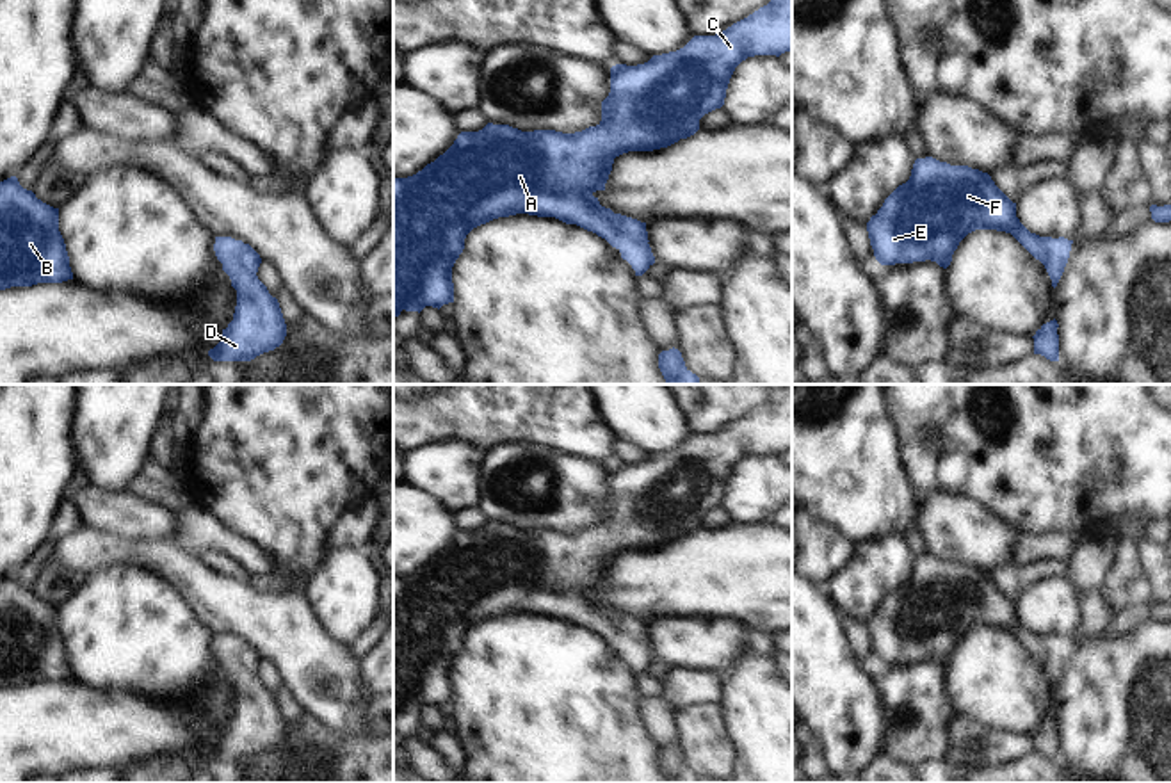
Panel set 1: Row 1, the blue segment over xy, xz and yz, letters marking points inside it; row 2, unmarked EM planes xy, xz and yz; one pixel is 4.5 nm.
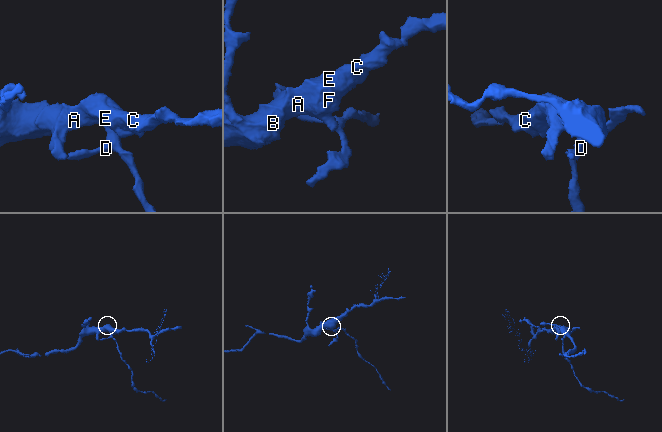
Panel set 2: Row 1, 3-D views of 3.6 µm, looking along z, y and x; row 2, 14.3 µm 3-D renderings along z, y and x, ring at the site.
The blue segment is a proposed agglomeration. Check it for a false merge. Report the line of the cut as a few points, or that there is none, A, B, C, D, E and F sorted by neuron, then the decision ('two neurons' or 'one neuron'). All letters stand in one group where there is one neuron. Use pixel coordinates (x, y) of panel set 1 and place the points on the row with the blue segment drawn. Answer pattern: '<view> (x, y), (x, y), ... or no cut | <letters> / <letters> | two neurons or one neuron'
no cut | A B C D E F | one neuron

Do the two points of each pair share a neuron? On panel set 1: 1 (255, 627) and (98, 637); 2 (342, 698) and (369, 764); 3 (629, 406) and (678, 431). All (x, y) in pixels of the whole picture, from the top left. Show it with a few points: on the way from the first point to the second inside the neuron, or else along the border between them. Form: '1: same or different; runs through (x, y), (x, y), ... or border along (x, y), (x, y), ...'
1: different; border along (185, 597), (193, 613), (216, 634)
2: different; border along (319, 719), (340, 734), (369, 735)
3: same; runs through (641, 406), (666, 427)

